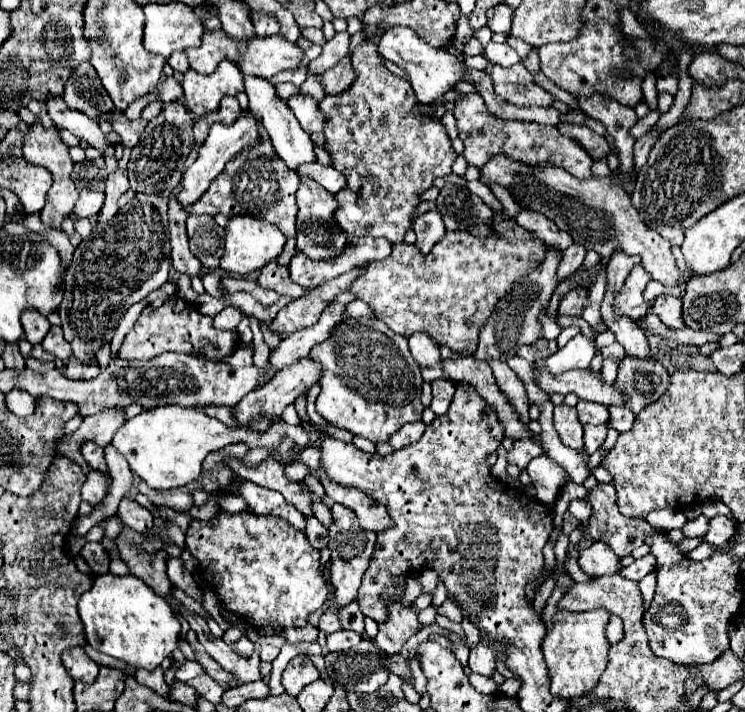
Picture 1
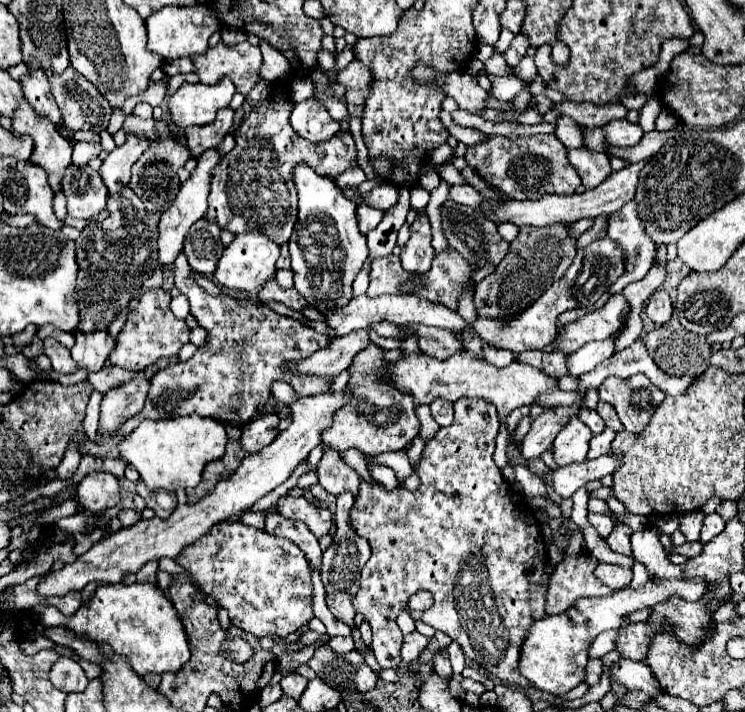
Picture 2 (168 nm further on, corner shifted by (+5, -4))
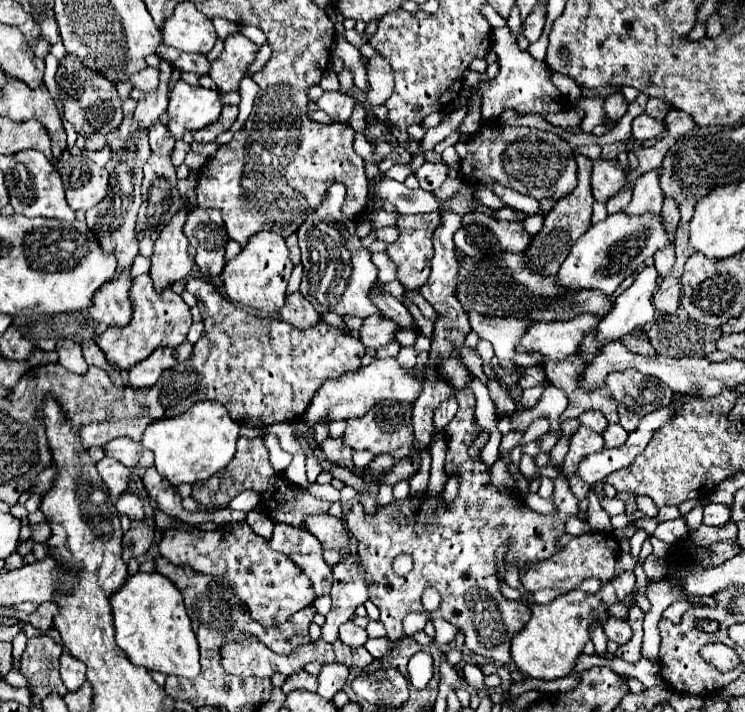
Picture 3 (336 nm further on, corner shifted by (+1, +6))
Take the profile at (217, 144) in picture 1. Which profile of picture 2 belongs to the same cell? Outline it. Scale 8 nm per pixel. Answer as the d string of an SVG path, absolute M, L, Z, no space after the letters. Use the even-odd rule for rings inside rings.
M217 148L213 150L205 150L205 154L201 154L197 158L197 168L191 172L189 180L185 180L179 188L177 198L173 200L173 204L169 206L169 210L165 210L161 214L161 222L159 222L159 262L161 264L173 264L173 260L177 258L177 254L183 248L183 238L187 234L187 230L191 228L191 224L199 218L203 218L205 210L207 210L207 196L209 196L209 184L213 178L213 168L225 158L225 154L221 154Z

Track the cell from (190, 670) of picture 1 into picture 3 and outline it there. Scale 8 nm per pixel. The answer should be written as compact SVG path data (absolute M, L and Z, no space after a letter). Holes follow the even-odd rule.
M137 572L111 596L111 608L117 628L115 642L135 666L185 678L195 678L201 672L199 644L191 628L191 618L185 610L181 592L171 580L165 580L165 576L157 572Z

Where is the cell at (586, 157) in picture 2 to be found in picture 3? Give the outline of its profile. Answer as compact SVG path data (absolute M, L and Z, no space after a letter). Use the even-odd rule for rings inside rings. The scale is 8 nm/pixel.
M597 160L593 162L591 182L595 200L607 204L607 200L613 198L625 186L625 176L611 160Z

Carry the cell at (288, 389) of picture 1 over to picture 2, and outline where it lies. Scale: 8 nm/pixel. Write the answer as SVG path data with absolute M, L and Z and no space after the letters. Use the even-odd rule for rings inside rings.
M357 330L343 338L333 338L325 350L317 350L317 354L311 354L301 362L285 362L285 370L293 374L319 374L323 378L335 378L349 368L353 356L363 350L367 342L367 330Z

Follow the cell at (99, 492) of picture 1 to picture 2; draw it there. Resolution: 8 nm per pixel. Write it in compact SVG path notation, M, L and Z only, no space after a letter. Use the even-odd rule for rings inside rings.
M87 474L77 486L77 500L89 512L105 512L119 502L119 482L113 474Z

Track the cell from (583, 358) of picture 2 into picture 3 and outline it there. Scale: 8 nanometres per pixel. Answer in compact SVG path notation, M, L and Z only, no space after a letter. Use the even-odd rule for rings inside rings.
M647 266L635 282L615 298L613 310L607 318L603 318L597 326L597 340L617 340L631 332L637 326L645 326L653 320L653 292L657 288L657 270L655 266Z

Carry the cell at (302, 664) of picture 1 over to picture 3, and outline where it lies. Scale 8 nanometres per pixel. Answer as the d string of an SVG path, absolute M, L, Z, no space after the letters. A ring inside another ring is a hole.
M305 670L297 672L295 676L291 676L285 684L283 684L283 692L293 692L293 690L309 690L309 692L315 692L317 690L317 678L307 674Z

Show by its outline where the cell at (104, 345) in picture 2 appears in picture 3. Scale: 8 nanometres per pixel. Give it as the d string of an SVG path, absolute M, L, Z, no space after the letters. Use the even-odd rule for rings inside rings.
M131 266L125 268L119 278L101 286L93 296L93 306L89 308L91 316L97 320L97 334L107 330L109 326L125 326L131 322L131 300L129 288L133 284Z

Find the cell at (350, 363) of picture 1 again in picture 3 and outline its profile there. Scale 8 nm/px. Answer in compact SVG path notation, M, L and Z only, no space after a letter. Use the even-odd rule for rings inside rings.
M395 404L391 410L387 406L375 406L361 418L351 418L347 420L347 430L345 430L345 444L351 446L353 450L369 450L375 456L389 454L395 460L405 460L411 456L415 450L415 436L413 436L413 426L411 426L411 406L409 404Z

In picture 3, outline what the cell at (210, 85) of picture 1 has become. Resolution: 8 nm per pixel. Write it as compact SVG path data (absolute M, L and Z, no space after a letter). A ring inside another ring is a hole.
M179 80L169 94L165 126L175 140L181 140L185 130L193 132L217 120L221 108L223 104L217 90L207 90L203 86L193 88L187 82Z

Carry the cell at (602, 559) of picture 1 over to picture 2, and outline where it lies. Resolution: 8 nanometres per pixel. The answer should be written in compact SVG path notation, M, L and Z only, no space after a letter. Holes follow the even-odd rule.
M599 562L597 568L595 568L595 576L605 582L607 586L619 590L623 586L627 586L631 582L631 570L623 568L623 566L617 566L617 564L605 564L605 562Z

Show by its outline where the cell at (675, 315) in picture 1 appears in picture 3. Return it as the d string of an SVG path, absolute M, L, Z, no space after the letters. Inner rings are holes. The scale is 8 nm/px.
M665 278L659 288L655 290L653 294L653 304L655 308L659 308L661 312L667 312L667 314L673 314L679 306L679 282L675 278Z

